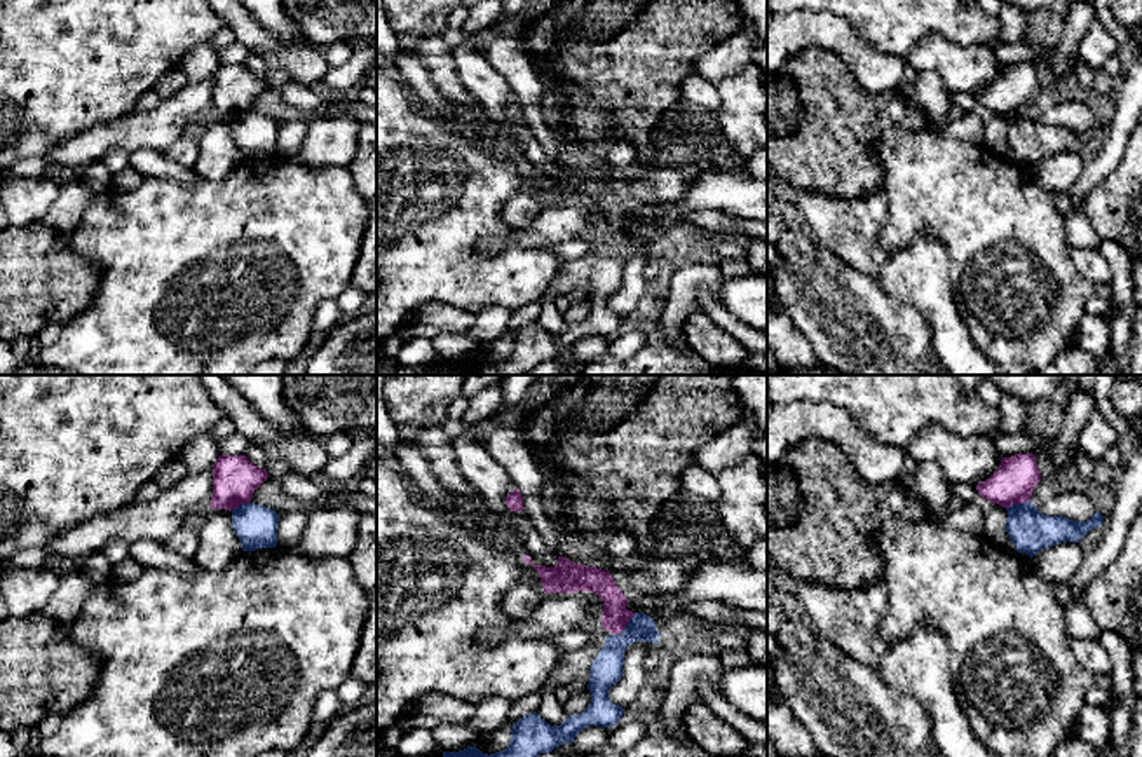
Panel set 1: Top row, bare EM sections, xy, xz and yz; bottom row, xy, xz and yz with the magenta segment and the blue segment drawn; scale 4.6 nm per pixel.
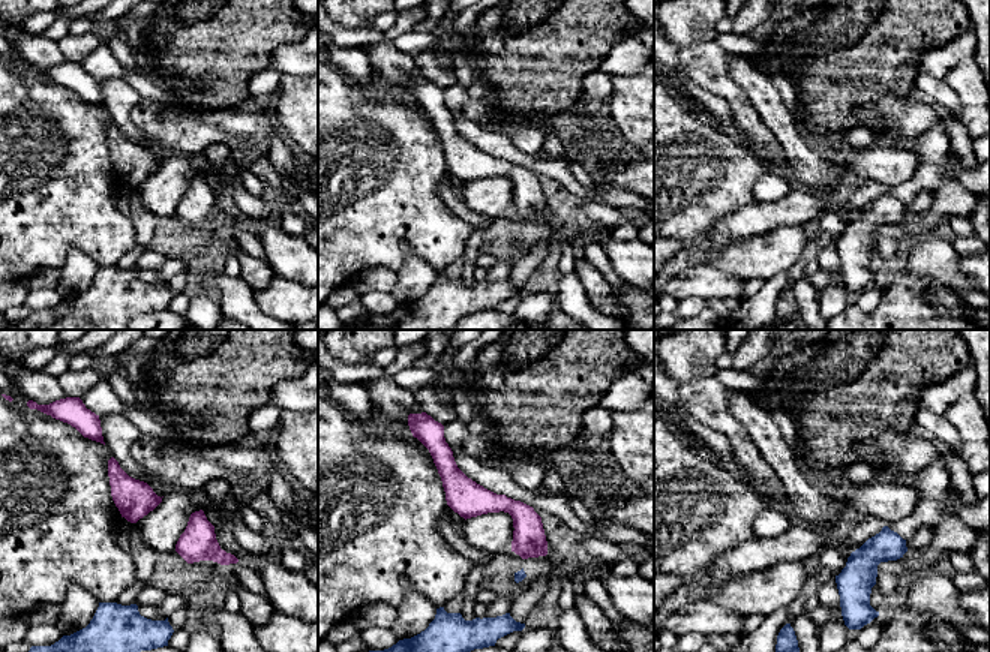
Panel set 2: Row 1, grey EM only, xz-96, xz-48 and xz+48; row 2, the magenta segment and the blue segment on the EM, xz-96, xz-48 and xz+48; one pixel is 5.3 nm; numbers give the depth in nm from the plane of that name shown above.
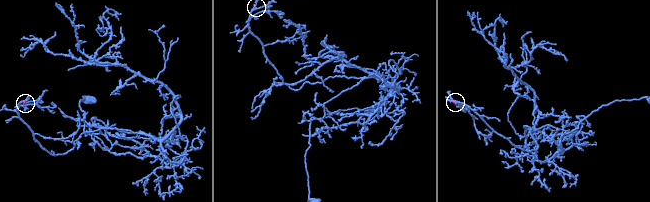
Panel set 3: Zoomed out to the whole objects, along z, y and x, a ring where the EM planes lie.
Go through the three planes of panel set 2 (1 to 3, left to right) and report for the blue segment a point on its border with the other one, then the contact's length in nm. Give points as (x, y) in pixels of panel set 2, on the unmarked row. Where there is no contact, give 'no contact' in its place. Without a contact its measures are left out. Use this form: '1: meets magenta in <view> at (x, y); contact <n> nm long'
1: no contact
2: no contact
3: no contact

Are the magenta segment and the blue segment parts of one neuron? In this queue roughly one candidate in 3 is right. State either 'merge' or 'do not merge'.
do not merge

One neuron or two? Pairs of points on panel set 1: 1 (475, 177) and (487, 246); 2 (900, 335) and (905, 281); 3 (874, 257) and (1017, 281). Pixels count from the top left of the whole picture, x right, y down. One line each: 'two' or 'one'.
1: two
2: two
3: two

